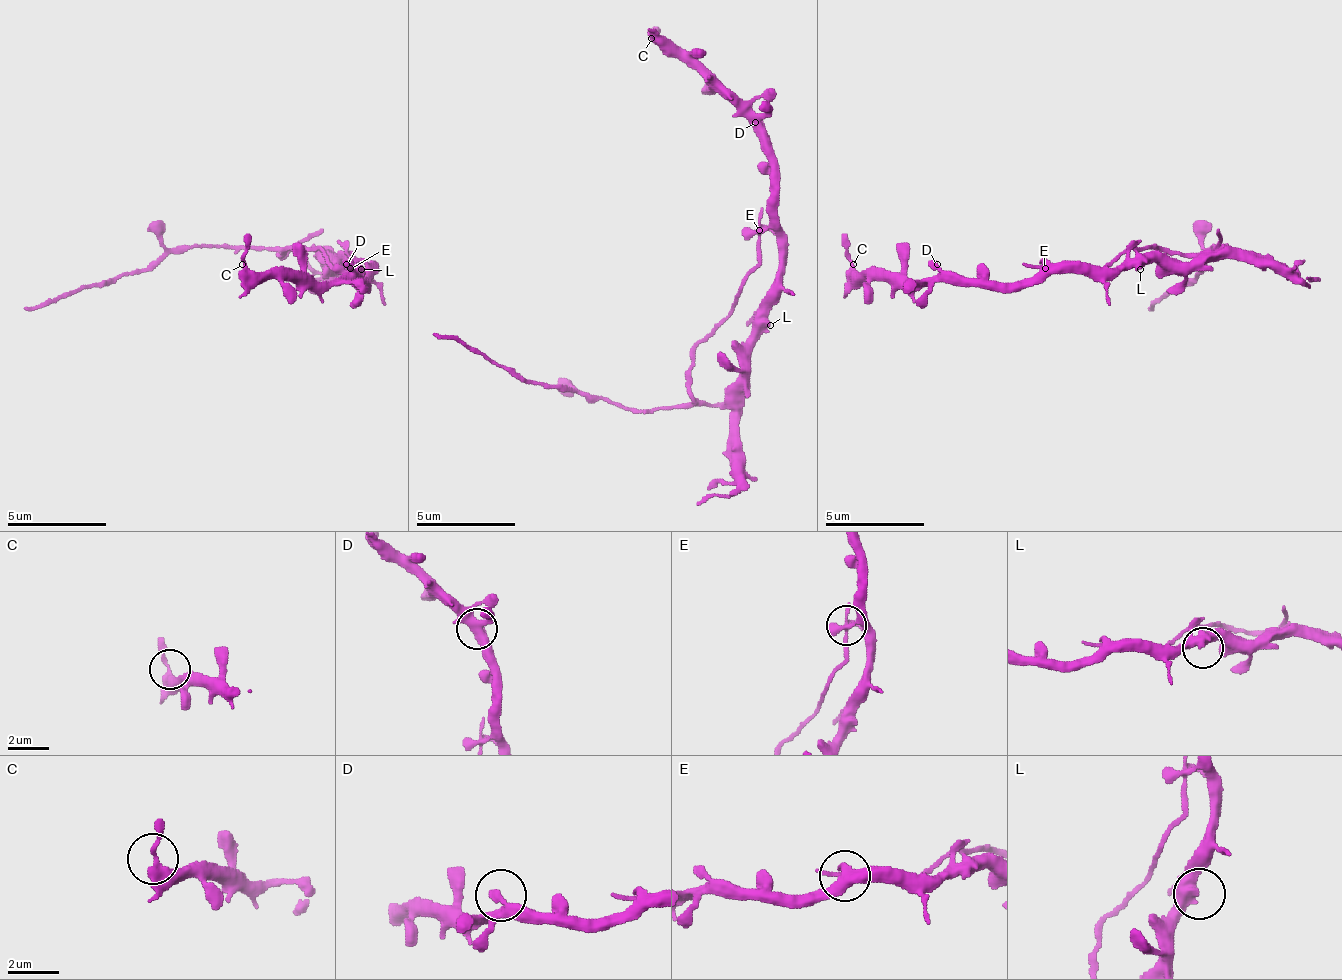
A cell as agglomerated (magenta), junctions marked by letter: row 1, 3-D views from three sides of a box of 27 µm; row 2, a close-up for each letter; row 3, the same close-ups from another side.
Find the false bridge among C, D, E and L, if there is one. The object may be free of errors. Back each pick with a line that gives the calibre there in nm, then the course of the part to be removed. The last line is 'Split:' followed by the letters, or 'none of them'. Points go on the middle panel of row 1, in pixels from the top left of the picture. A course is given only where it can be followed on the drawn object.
E: 280 nm | (760, 231), (760, 261), (726, 315), (696, 345), (691, 399), (666, 409), (587, 399), (552, 389), (434, 335)
Split: E

